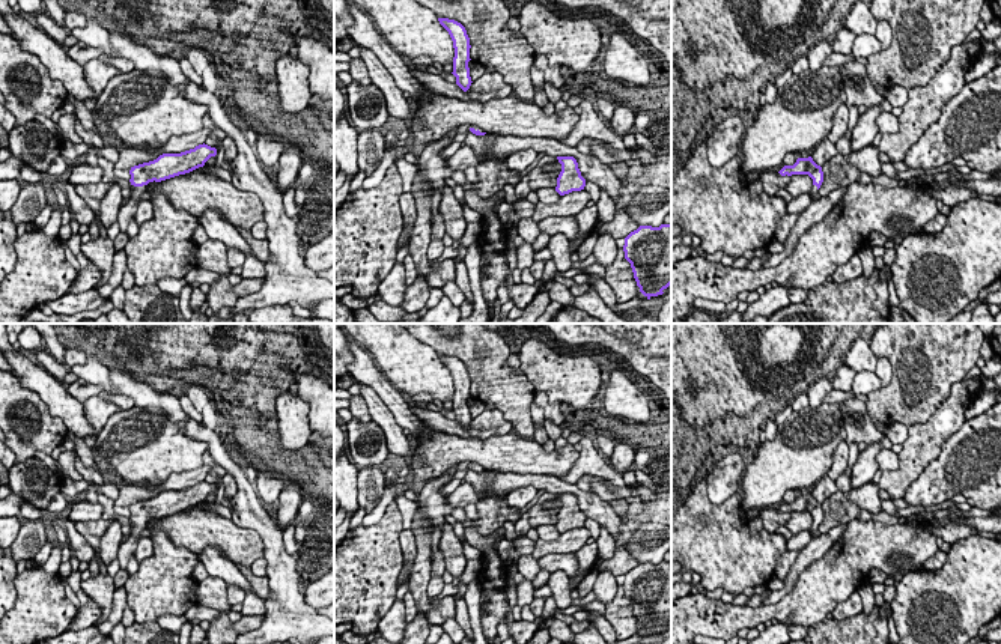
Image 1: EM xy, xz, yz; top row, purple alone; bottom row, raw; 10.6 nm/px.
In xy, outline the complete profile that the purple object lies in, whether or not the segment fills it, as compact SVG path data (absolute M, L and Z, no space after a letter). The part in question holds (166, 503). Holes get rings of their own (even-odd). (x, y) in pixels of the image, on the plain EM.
M199 481L194 486L181 491L163 491L157 497L131 504L131 527L129 539L119 546L117 561L120 569L126 569L128 560L134 555L138 543L138 534L148 527L149 519L161 519L179 512L190 510L217 492L217 486L208 481Z

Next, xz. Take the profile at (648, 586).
M671 561L640 563L625 575L623 588L640 629L647 636L662 632L671 621Z

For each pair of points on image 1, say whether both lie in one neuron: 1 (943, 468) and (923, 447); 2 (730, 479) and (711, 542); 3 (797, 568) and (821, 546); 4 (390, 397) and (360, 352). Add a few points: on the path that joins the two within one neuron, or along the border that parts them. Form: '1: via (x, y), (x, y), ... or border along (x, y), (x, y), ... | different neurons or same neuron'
1: border along (956, 431), (911, 485) | different neurons
2: border along (705, 486), (706, 497), (714, 503), (738, 497) | different neurons
3: via (803, 561), (815, 549) | same neuron
4: via (383, 387), (363, 367), (363, 363) | same neuron

